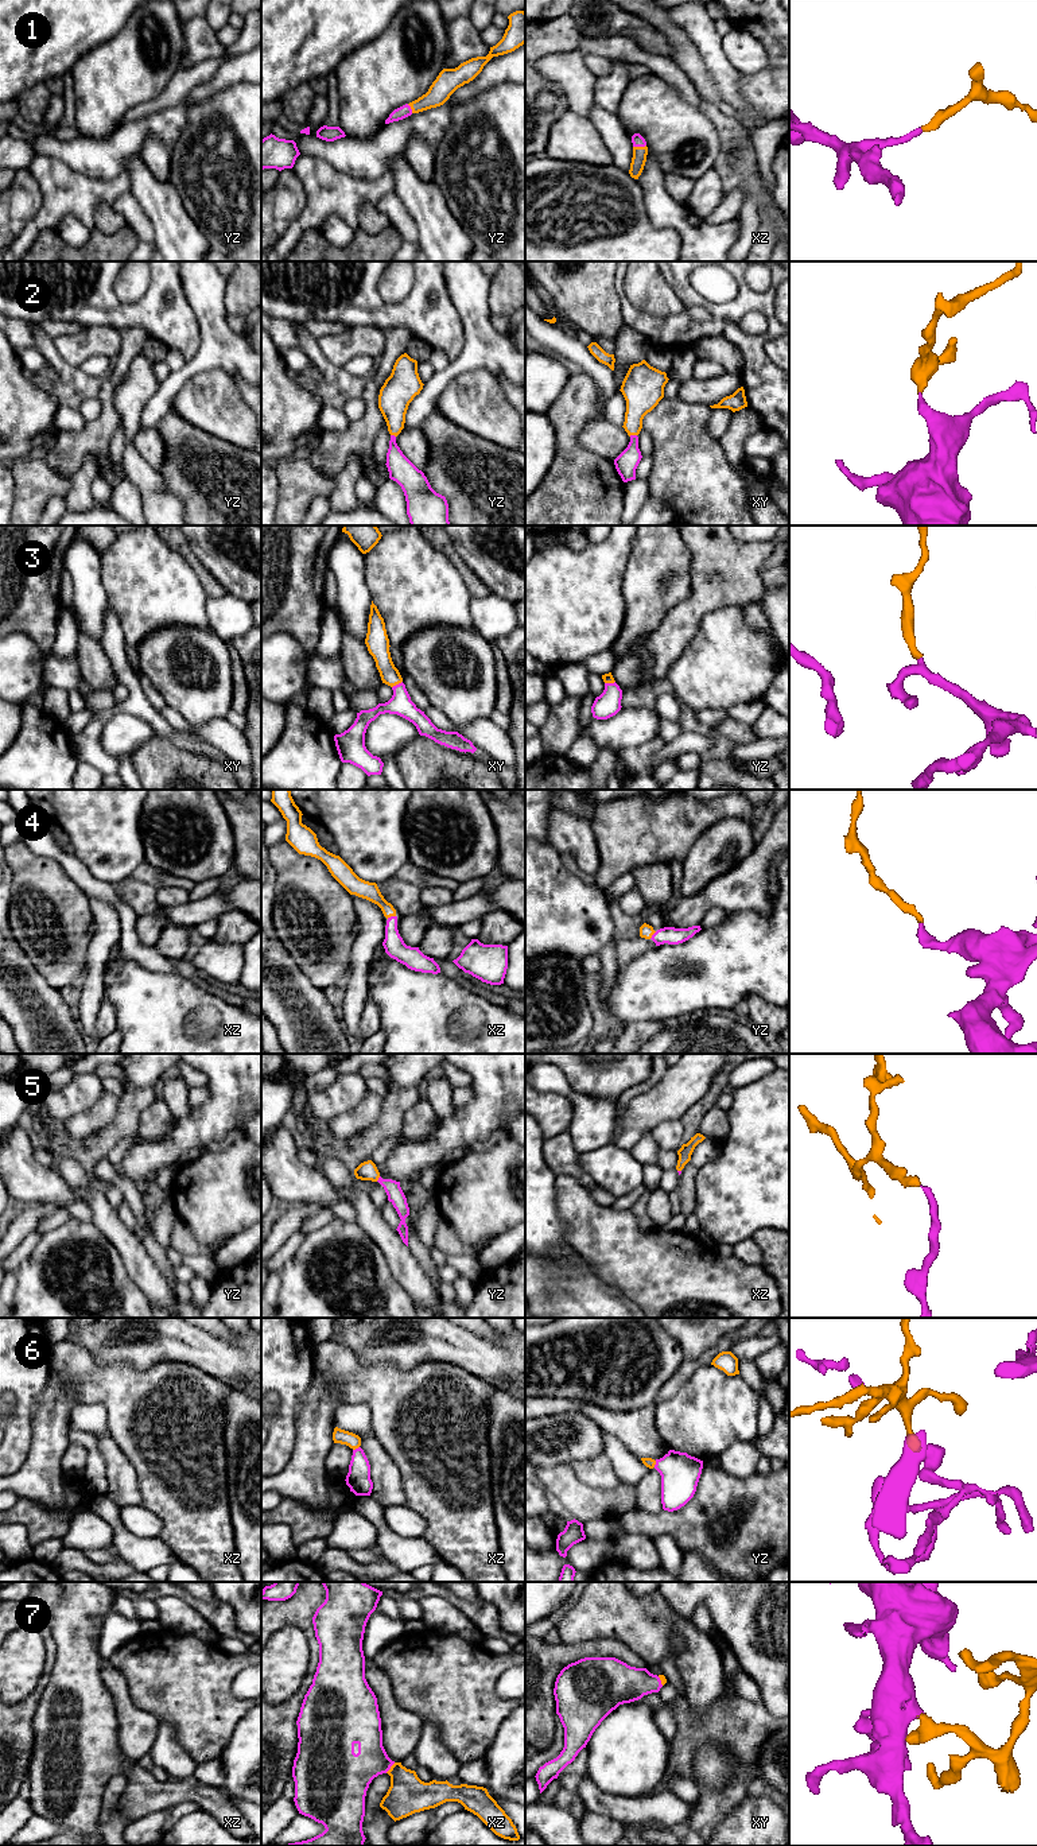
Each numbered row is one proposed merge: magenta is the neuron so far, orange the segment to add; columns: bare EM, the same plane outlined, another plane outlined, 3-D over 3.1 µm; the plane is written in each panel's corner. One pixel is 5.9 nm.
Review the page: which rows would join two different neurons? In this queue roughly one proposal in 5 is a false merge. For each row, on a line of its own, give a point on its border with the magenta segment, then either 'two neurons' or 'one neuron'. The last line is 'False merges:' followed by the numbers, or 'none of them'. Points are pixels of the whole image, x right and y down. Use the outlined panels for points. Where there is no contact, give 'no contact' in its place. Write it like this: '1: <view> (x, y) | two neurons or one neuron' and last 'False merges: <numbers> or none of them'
1: xz (639, 146) | one neuron
2: xy (632, 435) | one neuron
3: xy (396, 685) | one neuron
4: xz (391, 916) | one neuron
5: yz (379, 1179) | one neuron
6: xz (356, 1449) | one neuron
7: xz (389, 1768) | one neuron
False merges: none of them

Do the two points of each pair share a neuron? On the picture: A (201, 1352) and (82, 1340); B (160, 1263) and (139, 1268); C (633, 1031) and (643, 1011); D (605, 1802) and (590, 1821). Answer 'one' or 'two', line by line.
A: one
B: two
C: two
D: two

